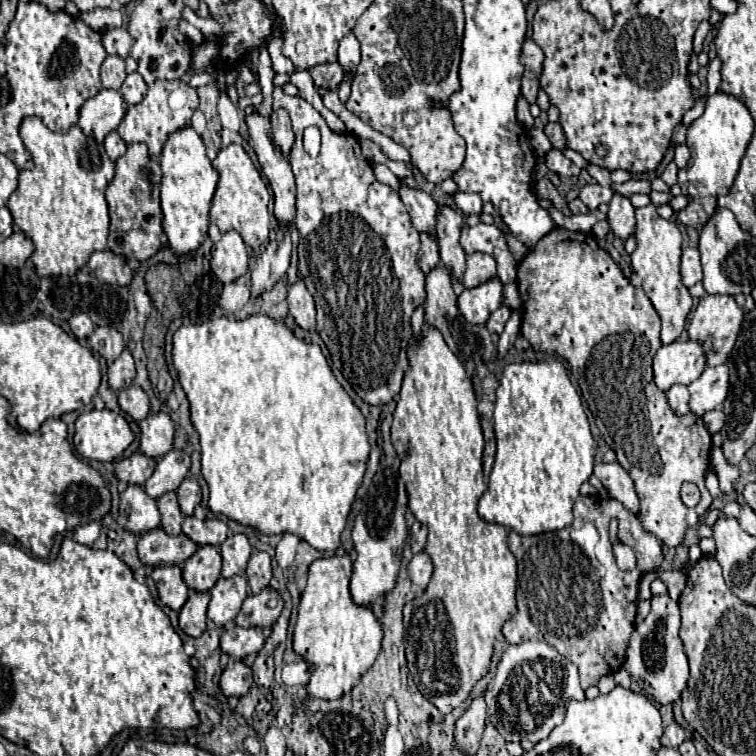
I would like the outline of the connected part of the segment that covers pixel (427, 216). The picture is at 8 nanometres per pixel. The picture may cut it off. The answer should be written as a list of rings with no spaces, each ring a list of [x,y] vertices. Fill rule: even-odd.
[[[400,188],[400,198],[410,214],[412,226],[418,232],[426,232],[432,238],[436,238],[436,214],[438,214],[438,204],[434,198],[418,188]]]

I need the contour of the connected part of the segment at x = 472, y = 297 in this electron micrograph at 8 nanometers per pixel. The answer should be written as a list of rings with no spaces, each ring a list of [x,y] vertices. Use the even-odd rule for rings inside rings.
[[[492,278],[476,288],[464,288],[458,296],[458,310],[470,324],[486,324],[488,316],[502,306],[502,282]]]

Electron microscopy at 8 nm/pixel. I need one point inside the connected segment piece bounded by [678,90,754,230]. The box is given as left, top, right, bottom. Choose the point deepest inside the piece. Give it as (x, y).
(718, 139)

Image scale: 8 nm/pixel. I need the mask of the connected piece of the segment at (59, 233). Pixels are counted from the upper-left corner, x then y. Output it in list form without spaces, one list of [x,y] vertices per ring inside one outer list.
[[[24,118],[20,126],[20,138],[32,154],[36,164],[34,170],[22,170],[18,176],[18,188],[12,192],[8,200],[8,210],[12,212],[14,224],[22,230],[32,242],[34,252],[30,256],[38,276],[60,276],[60,274],[76,274],[92,252],[106,250],[108,238],[108,204],[104,200],[104,190],[108,182],[114,178],[114,162],[106,156],[104,150],[98,150],[96,144],[88,142],[78,126],[72,126],[68,134],[50,132],[40,118]]]

